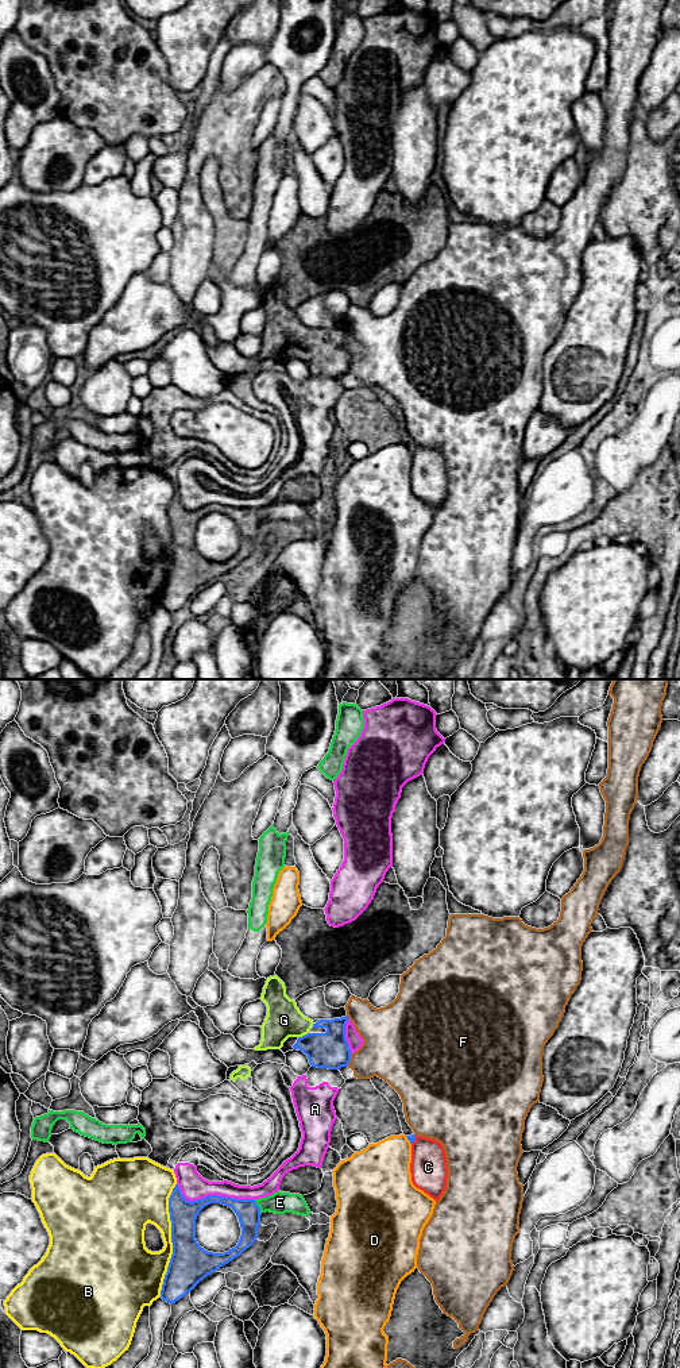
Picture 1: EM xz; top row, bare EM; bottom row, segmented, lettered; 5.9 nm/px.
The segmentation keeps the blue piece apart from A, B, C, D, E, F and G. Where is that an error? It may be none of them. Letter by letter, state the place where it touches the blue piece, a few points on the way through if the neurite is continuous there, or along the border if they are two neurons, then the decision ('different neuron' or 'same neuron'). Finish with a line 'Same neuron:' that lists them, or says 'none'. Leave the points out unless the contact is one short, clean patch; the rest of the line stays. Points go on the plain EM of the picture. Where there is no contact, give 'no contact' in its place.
A: contact xz (212, 504); different neuron
B: contact xz (172, 548); different neuron
C: contact xz (414, 447); different neuron
D: contact xz (408, 447); different neuron
E: contact xz (258, 515); different neuron
F: contact xz (350, 369); different neuron
G: contact xz (302, 345); same neuron
Same neuron: G

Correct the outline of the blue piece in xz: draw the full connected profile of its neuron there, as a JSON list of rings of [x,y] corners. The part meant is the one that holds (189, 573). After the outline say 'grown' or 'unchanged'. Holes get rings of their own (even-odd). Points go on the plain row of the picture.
[[[178,493],[169,506],[173,563],[163,587],[161,606],[173,613],[190,601],[204,586],[228,573],[258,547],[260,517],[255,508],[235,508],[208,504],[198,509],[186,509]],[[210,513],[231,516],[240,531],[242,544],[237,554],[224,562],[208,560],[196,548],[196,528]]]; unchanged

